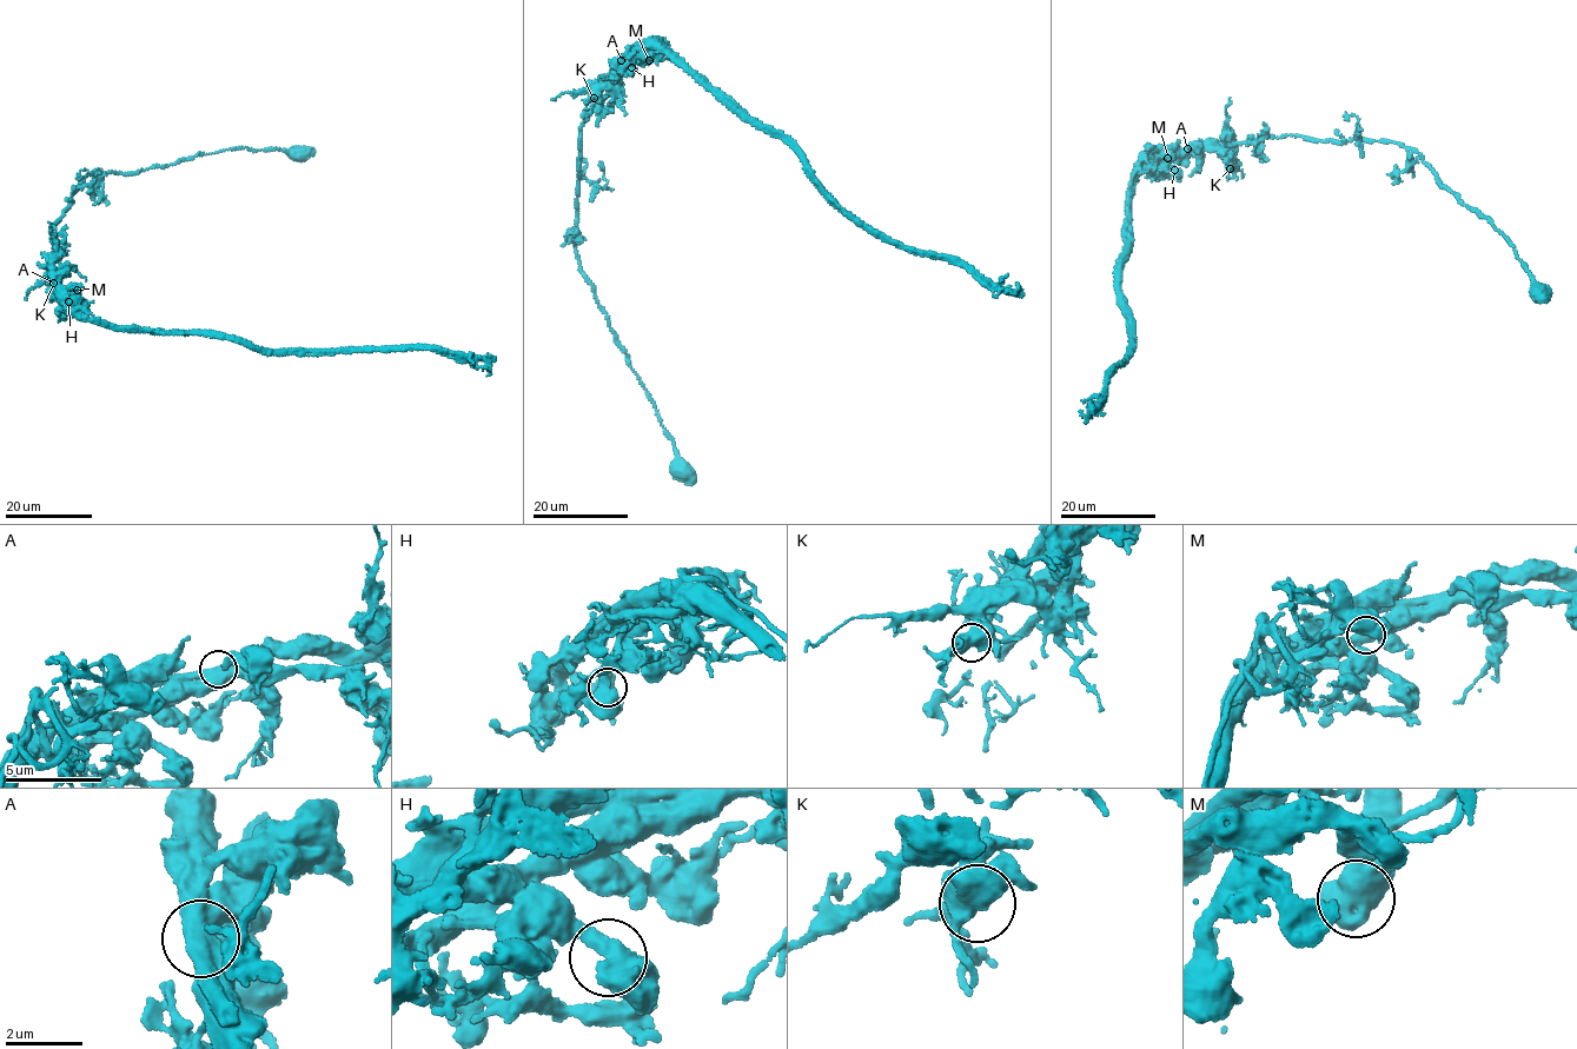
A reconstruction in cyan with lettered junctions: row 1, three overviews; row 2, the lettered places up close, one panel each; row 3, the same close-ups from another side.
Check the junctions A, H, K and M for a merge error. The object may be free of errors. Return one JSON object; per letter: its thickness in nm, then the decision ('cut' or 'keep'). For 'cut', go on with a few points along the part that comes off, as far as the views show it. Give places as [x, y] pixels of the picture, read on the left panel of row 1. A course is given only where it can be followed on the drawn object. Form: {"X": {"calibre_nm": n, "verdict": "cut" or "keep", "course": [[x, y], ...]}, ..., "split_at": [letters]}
{"A": {"calibre_nm": 650, "verdict": "cut", "course": [[53, 283], [72, 311], [123, 329], [220, 336], [272, 352], [432, 349], [489, 363], [490, 370], [485, 369]]}, "H": {"calibre_nm": 550, "verdict": "keep"}, "K": {"calibre_nm": 550, "verdict": "keep"}, "M": {"calibre_nm": 600, "verdict": "keep"}, "split_at": ["A"]}

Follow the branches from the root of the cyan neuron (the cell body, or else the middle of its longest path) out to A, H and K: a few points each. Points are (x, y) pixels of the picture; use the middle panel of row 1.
A: (680, 470), (682, 463), (674, 443), (582, 273), (575, 247), (581, 125), (613, 88), (605, 78), (621, 59)
H: (680, 470), (575, 247), (581, 125), (613, 88), (605, 78), (614, 65), (633, 52), (631, 67)
K: (680, 470), (674, 443), (630, 367), (576, 252), (581, 125), (611, 85), (603, 83), (594, 98)

